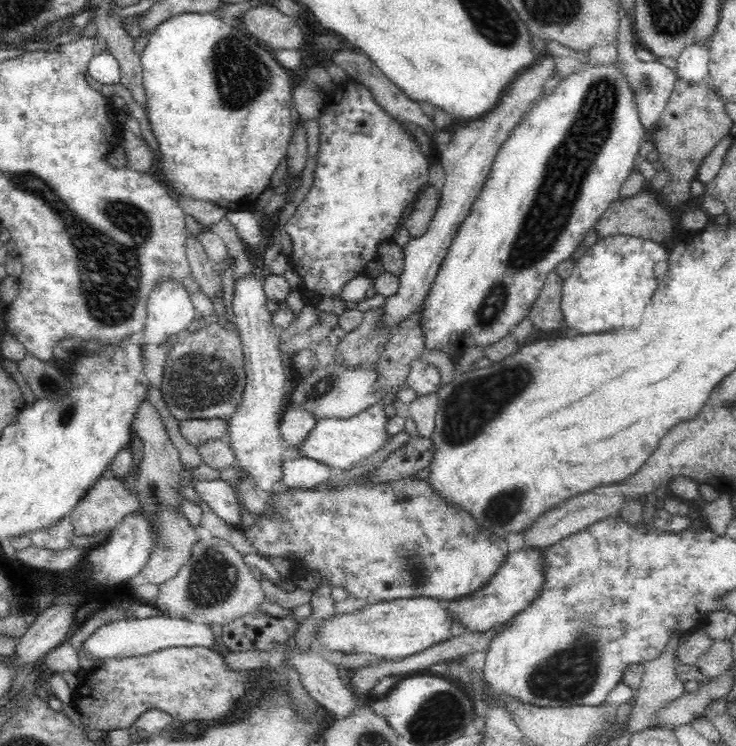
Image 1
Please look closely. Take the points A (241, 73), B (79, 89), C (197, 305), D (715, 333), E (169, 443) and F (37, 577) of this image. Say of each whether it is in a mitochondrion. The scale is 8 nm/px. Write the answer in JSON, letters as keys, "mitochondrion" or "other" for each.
{"A":"mitochondrion","B":"other","C":"other","D":"other","E":"other","F":"mitochondrion"}

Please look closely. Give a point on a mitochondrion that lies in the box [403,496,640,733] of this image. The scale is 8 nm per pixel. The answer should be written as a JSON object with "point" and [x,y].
{"point":[572,673]}

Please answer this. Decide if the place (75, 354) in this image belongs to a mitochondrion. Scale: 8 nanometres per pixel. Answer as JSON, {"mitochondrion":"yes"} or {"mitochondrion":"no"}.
{"mitochondrion":"no"}

